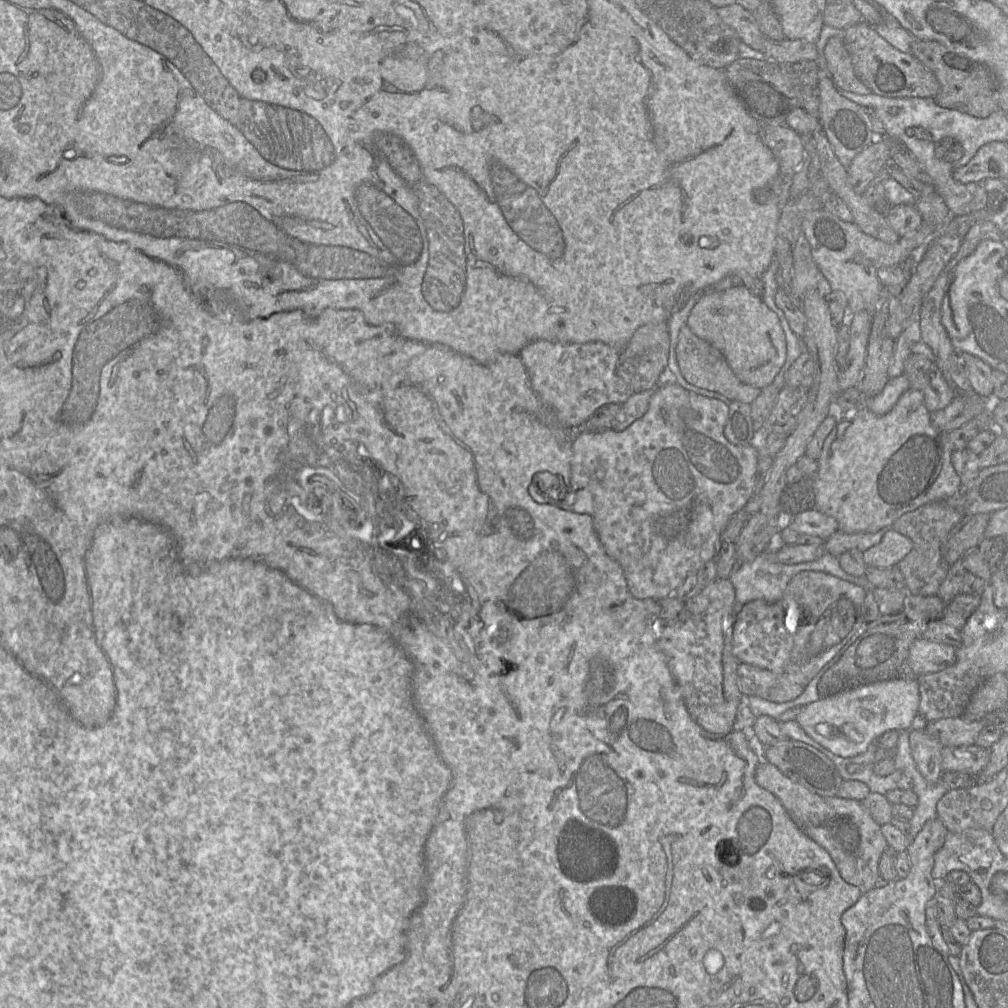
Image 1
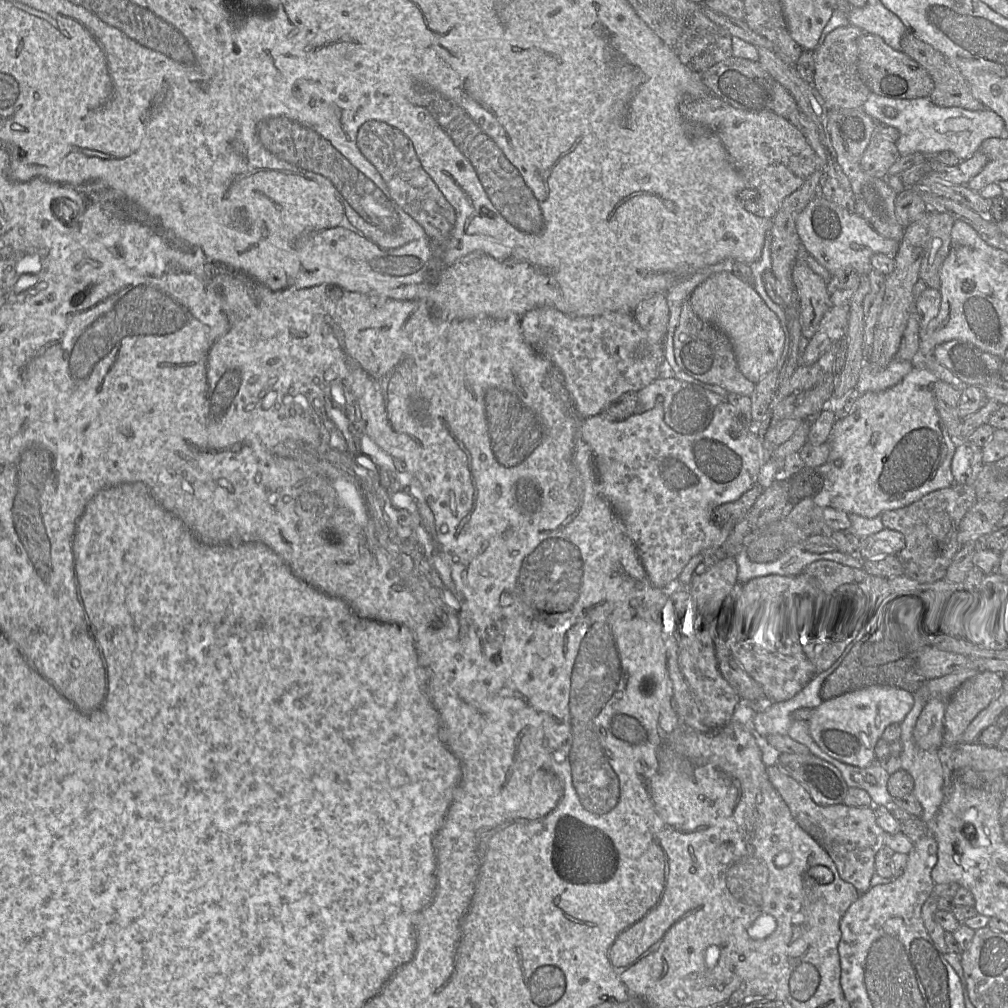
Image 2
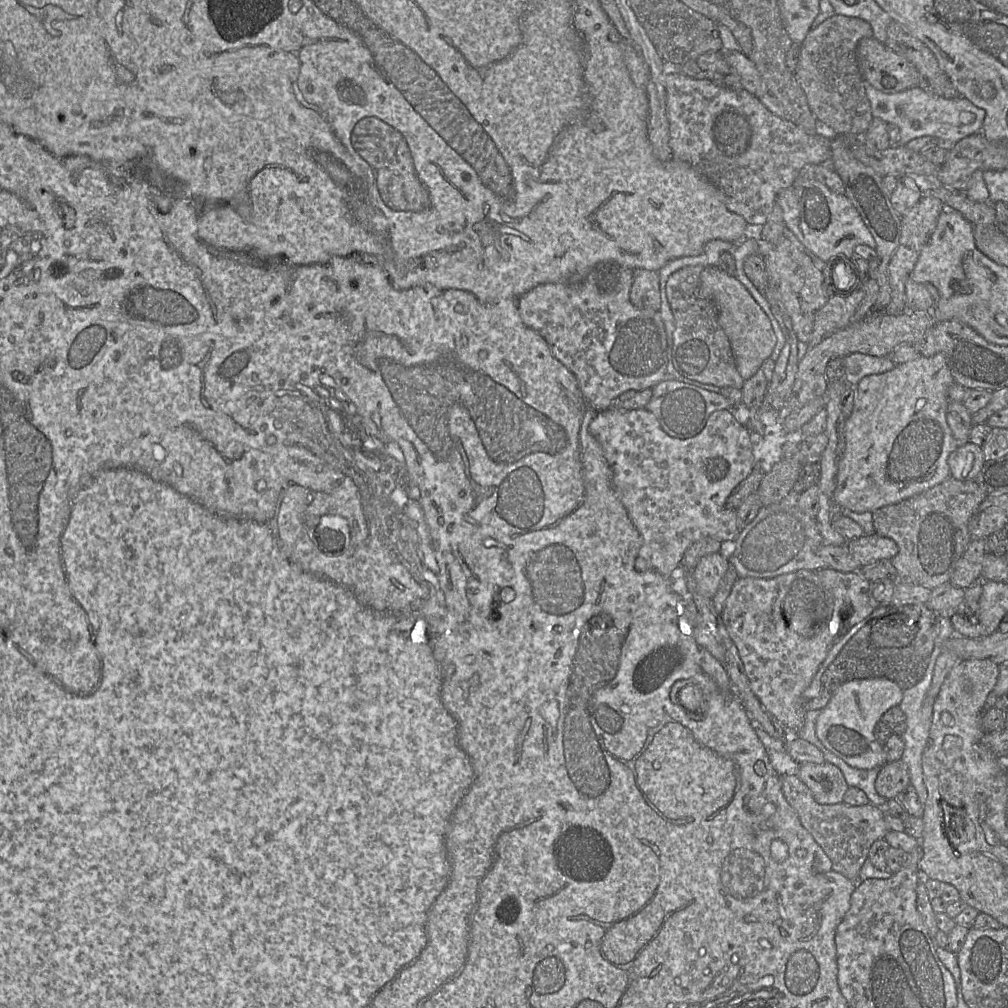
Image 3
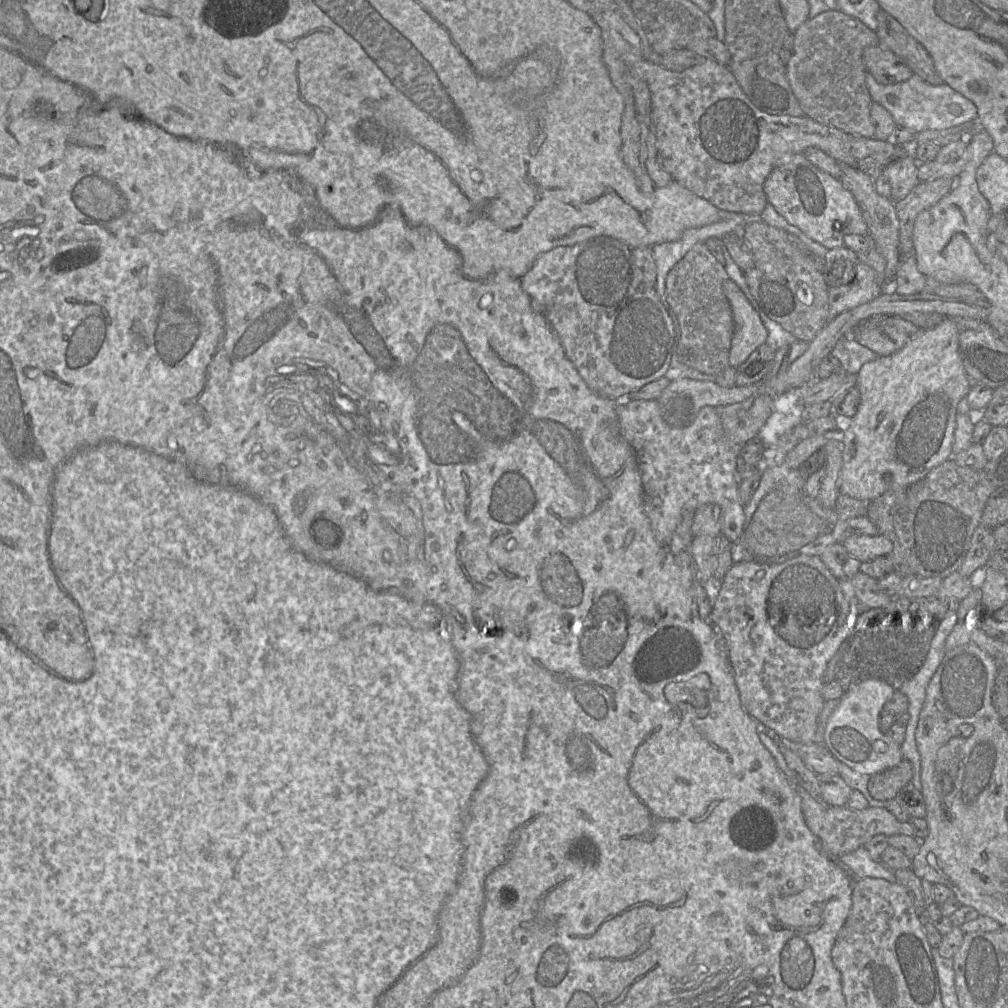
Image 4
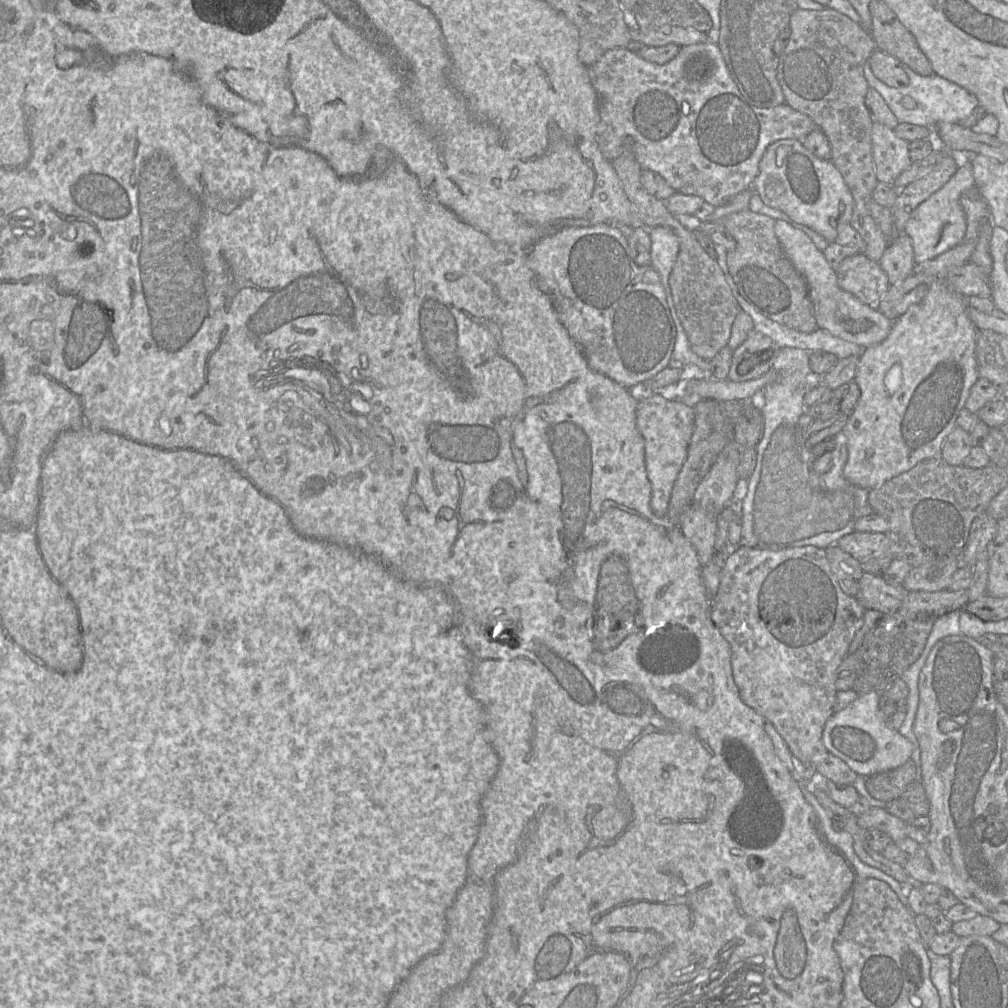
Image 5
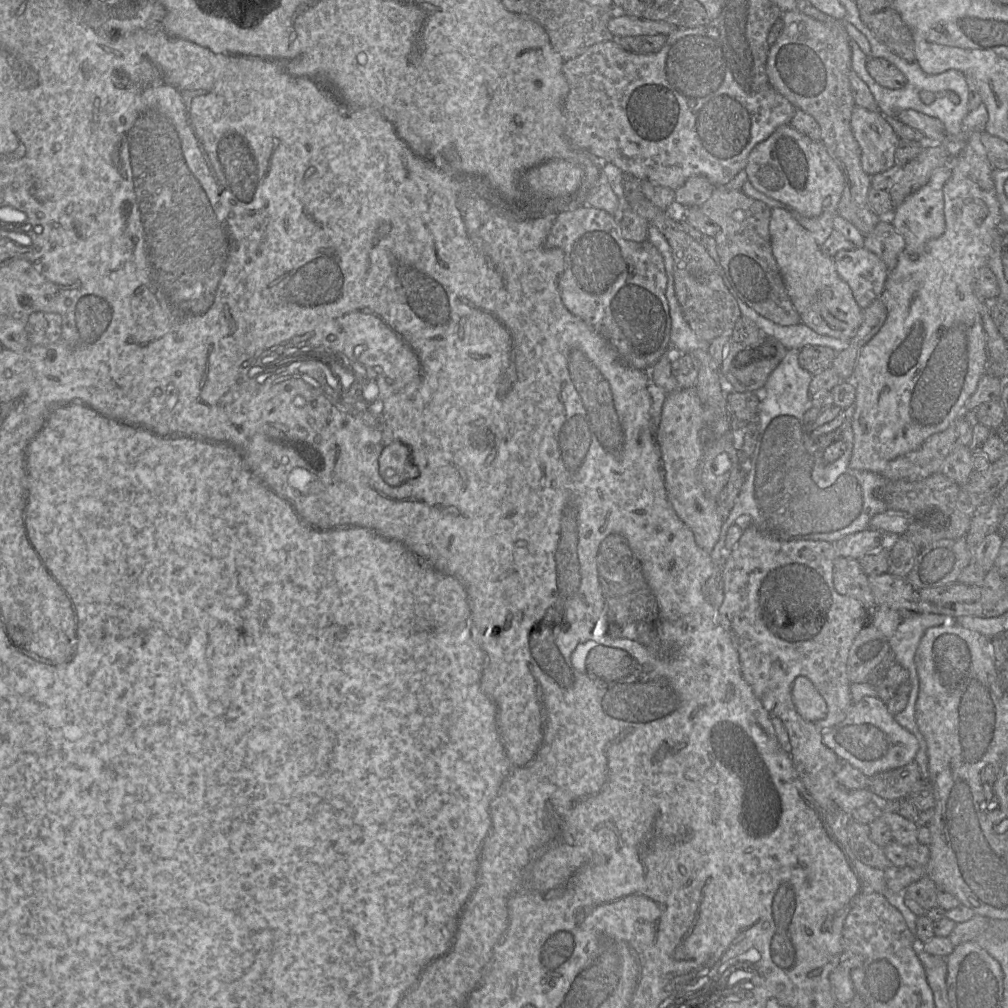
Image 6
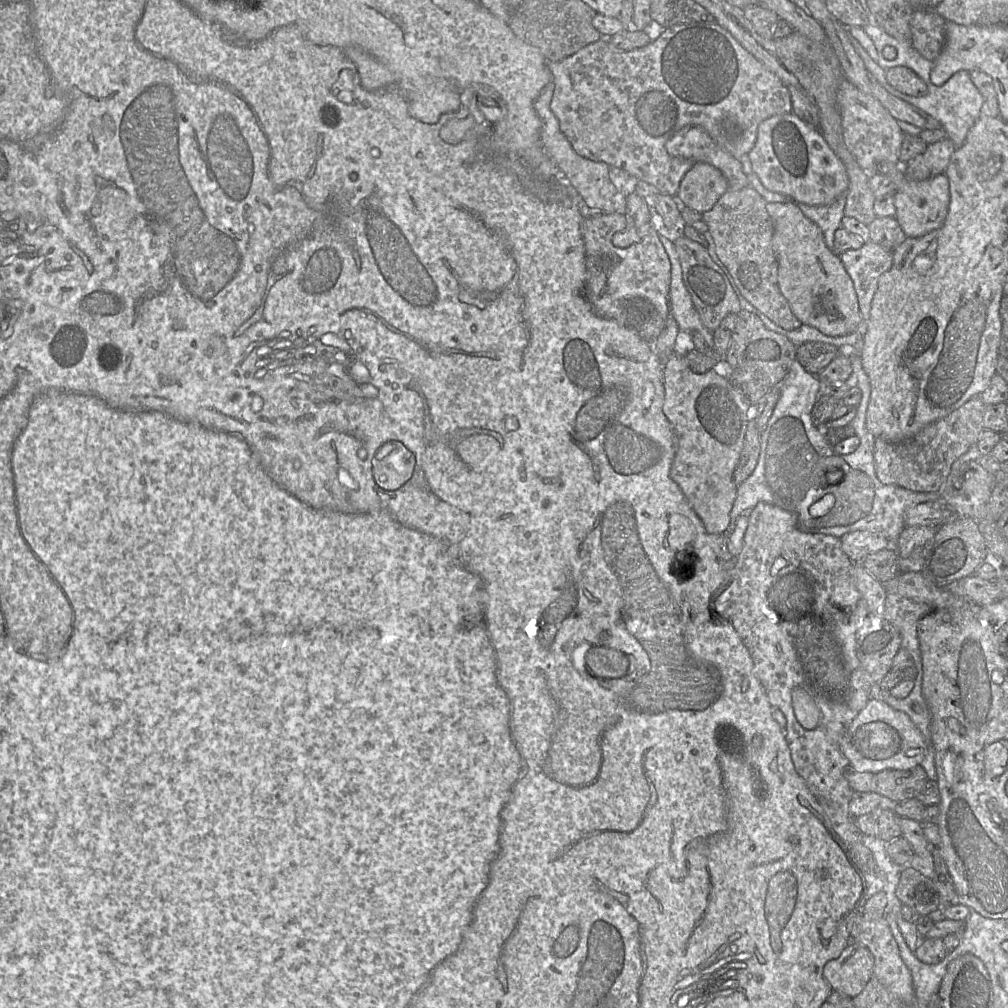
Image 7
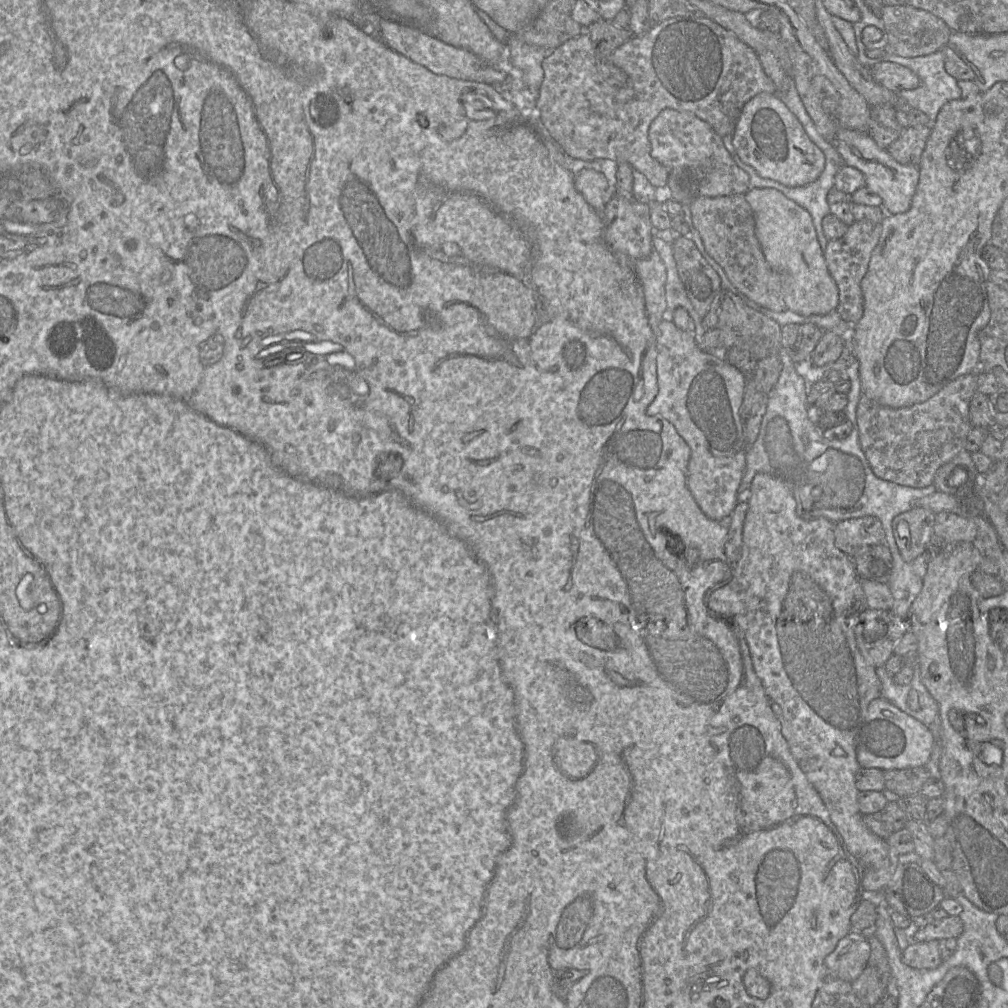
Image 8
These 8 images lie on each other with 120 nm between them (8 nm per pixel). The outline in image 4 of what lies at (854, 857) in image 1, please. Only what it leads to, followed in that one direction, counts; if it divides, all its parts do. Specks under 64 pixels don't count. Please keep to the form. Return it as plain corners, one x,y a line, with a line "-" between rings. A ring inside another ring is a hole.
801,786
795,789
801,798
801,808
808,828
817,836
824,847
833,855
841,857
863,846
877,834
889,837
899,834
900,821
885,807
867,807
863,810
851,809
845,806
830,806
814,799

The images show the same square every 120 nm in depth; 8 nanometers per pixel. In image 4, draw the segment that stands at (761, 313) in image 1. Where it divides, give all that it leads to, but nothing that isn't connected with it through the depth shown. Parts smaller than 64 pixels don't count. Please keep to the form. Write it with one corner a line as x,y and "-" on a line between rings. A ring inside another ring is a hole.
728,278
722,288
732,309
734,330
729,364
736,369
756,348
766,343
768,333
758,312
735,282

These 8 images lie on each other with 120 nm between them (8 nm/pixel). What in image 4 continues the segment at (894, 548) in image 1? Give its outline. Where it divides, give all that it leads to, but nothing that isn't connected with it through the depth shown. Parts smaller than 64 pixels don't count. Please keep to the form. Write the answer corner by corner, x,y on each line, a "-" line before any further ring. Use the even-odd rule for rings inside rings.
881,534
846,535
842,540
846,551
861,563
879,556
888,556
893,549
892,542

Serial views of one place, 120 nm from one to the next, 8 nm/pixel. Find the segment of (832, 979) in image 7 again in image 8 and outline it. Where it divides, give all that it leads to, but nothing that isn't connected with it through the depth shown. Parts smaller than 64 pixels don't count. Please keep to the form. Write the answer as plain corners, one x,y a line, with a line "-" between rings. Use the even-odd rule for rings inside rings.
851,931
826,956
824,965
827,970
827,976
849,983
854,982
865,969
870,952
867,936

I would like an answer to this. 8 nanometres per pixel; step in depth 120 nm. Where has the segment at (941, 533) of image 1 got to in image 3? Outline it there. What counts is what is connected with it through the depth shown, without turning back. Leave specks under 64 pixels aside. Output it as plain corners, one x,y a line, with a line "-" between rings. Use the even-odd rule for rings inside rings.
948,477
921,494
873,511
875,533
892,539
898,546
897,555
891,559
897,571
897,582
931,590
950,582
959,559
971,542
969,520
986,497
975,480

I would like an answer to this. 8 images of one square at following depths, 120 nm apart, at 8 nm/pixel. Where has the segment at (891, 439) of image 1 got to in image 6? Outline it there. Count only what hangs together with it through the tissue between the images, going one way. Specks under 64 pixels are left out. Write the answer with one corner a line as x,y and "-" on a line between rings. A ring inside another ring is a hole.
981,130
969,131
966,135
965,148
957,157
952,157
948,164
951,168
951,176
943,186
946,224
944,233
938,238
929,240
917,255
911,255
906,250
902,251
898,256
895,268
889,271
883,292
878,298
886,305
887,318
880,330
861,348
852,376
852,381
856,387
856,398
854,413
852,414
854,442
849,466
854,470
865,470
881,474
890,461
918,449
928,437
947,429
954,420
963,414
966,402
976,391
982,376
986,374
988,360
987,343
981,316
981,304
984,301
975,294
973,280
975,273
980,268
987,266
993,239
996,233
999,232
1002,214
992,178
993,167
981,142
981,132

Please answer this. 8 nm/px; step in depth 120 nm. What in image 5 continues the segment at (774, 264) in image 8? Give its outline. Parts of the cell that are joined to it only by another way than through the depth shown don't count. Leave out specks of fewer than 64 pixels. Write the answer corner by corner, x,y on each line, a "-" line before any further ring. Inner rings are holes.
784,220
775,222
775,233
785,254
807,282
818,329
864,348
876,345
888,337
893,321
879,312
876,306
864,304
856,296
838,286
836,271
806,233

